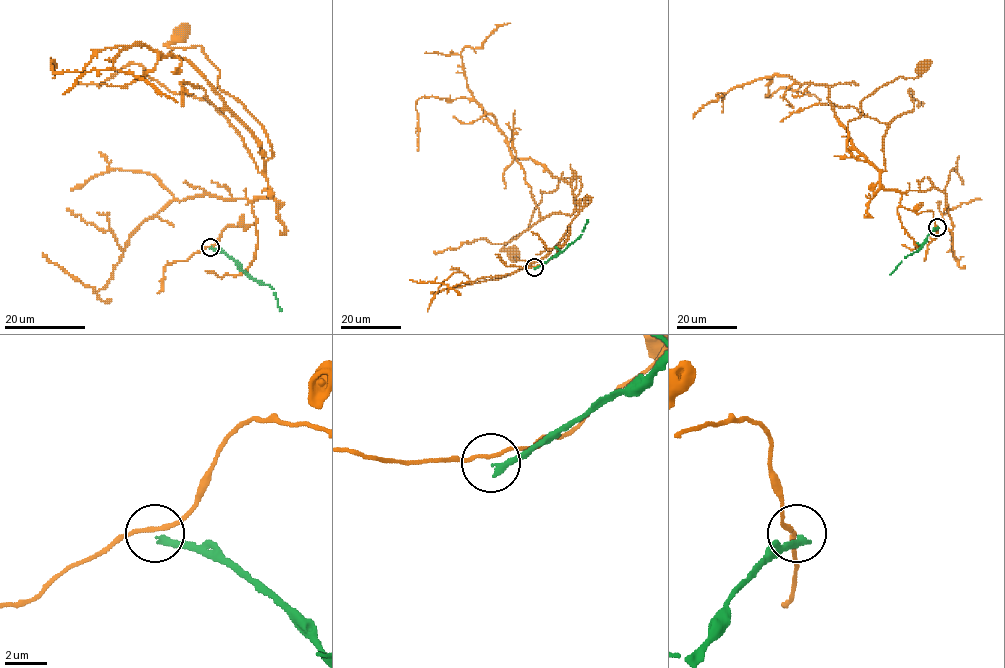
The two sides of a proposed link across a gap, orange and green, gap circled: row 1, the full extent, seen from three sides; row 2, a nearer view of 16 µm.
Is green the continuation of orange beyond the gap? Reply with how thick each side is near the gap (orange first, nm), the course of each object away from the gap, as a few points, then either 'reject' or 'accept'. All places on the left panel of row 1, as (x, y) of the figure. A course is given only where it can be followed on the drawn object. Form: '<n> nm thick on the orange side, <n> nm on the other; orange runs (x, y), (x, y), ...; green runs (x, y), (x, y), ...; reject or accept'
170 nm thick on the orange side, 320 nm on the other; orange runs (210, 247), (227, 226), (256, 221), (271, 145), (200, 46), (168, 45), (182, 31); green runs (210, 248), (222, 251), (254, 279), (269, 285), (279, 310); reject

